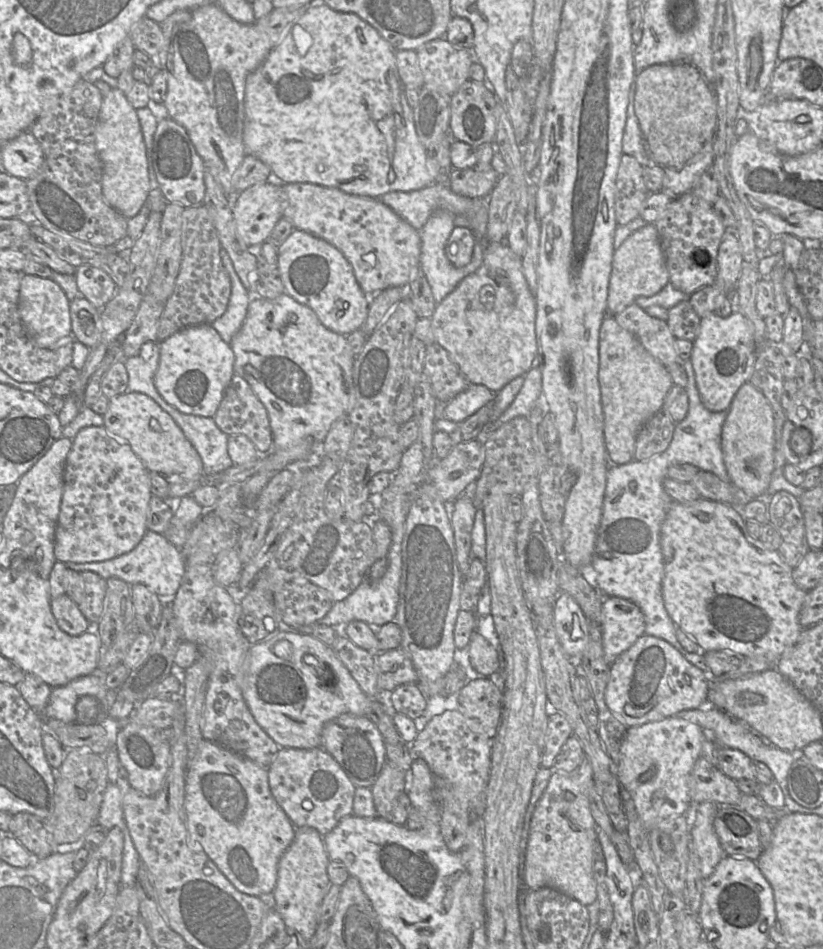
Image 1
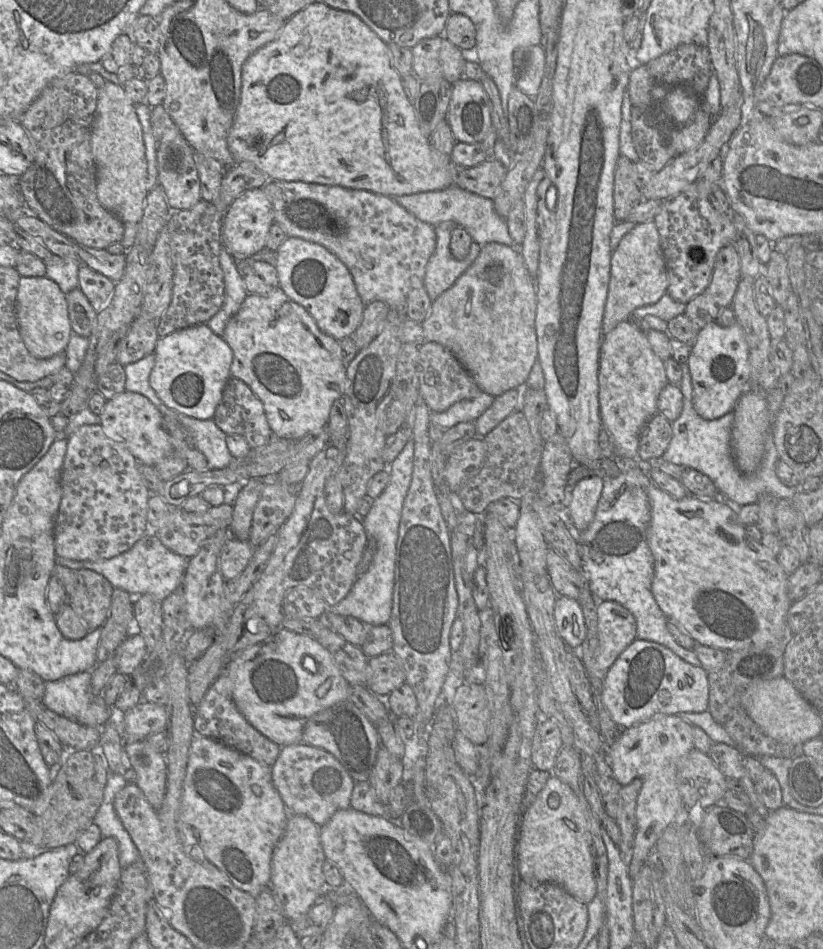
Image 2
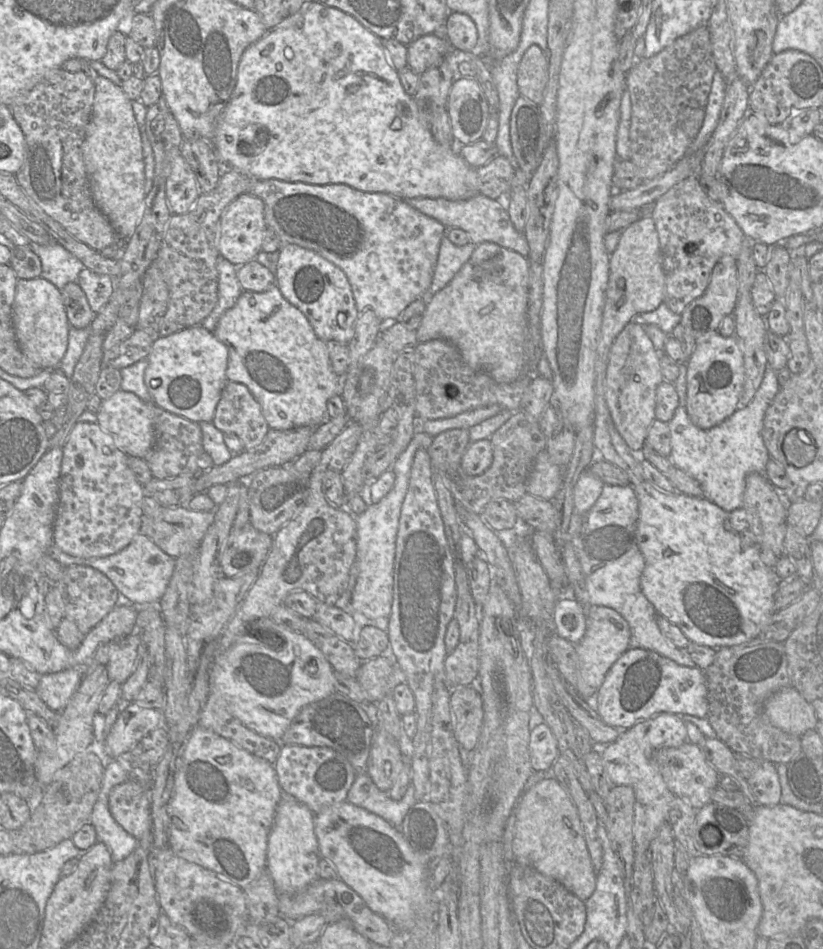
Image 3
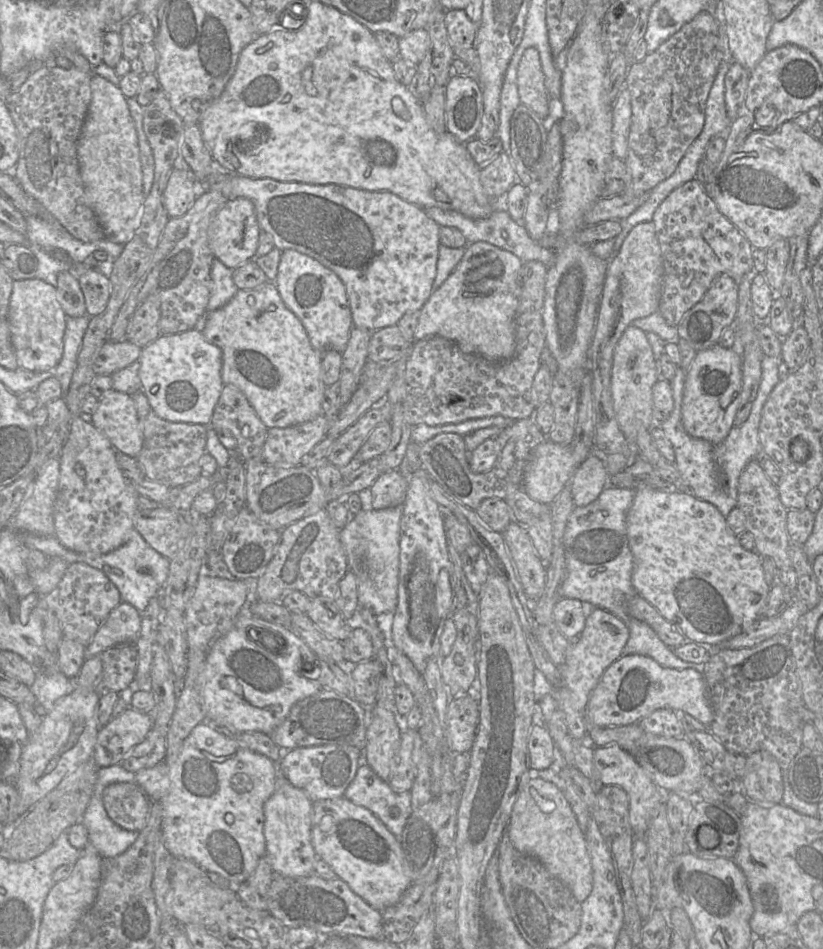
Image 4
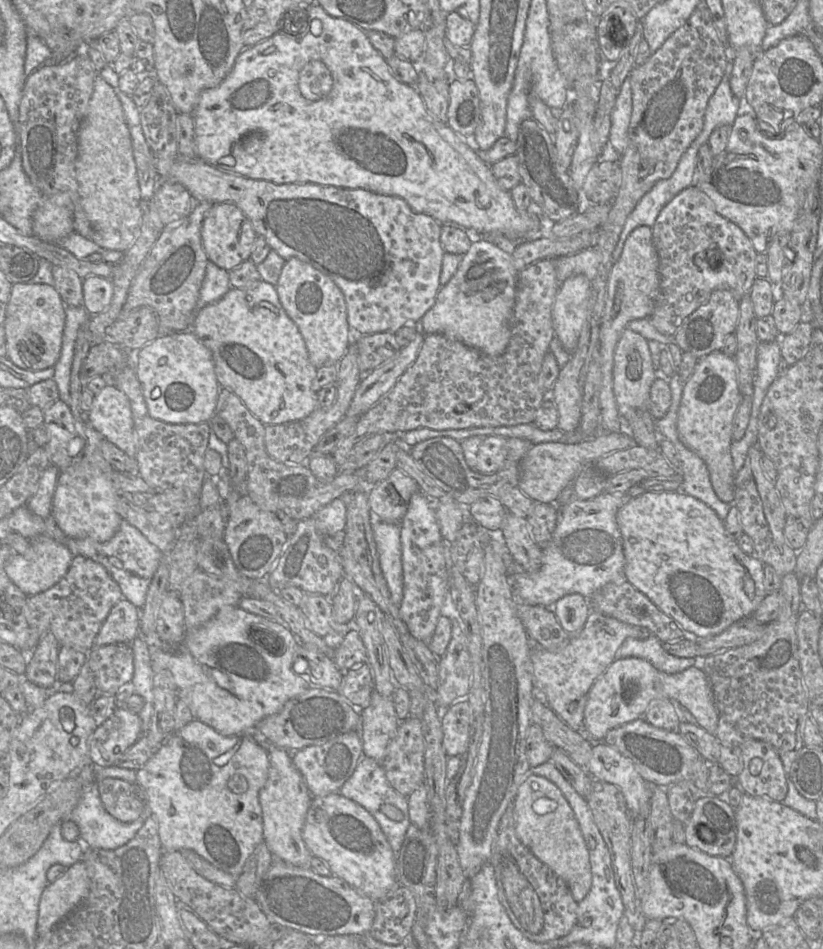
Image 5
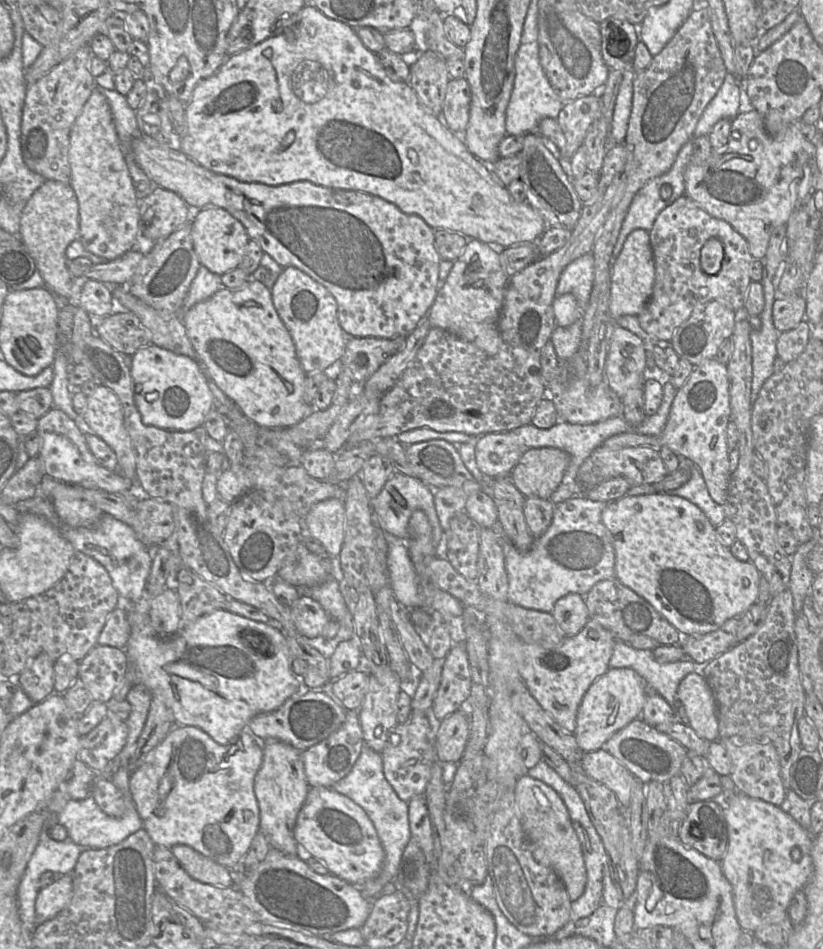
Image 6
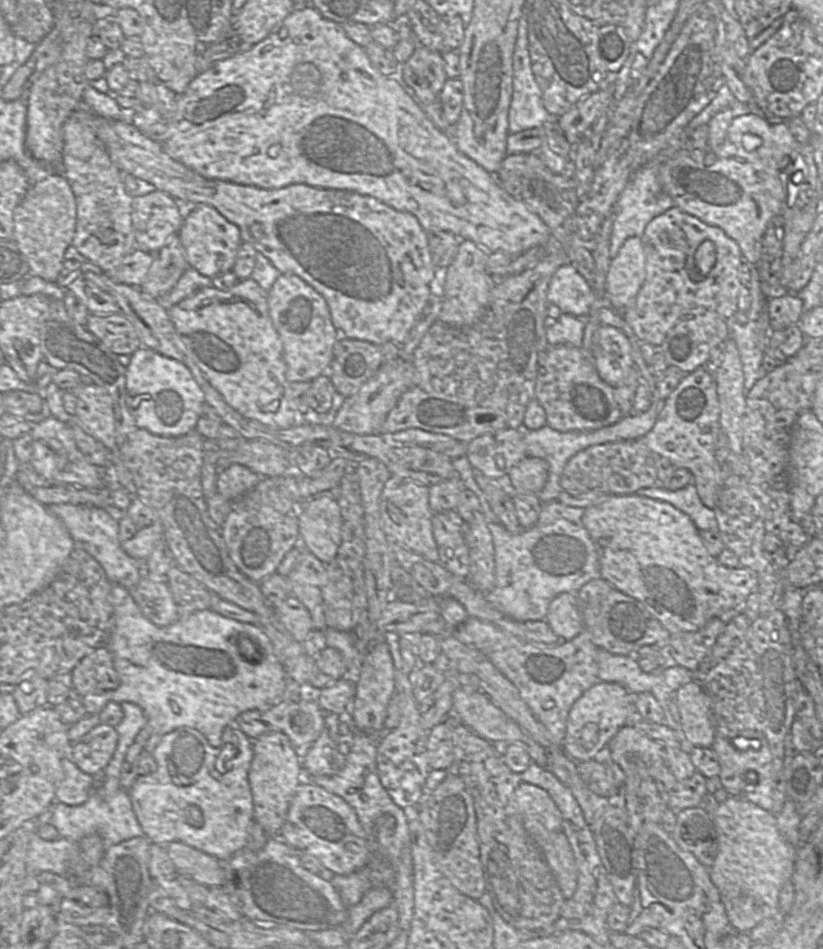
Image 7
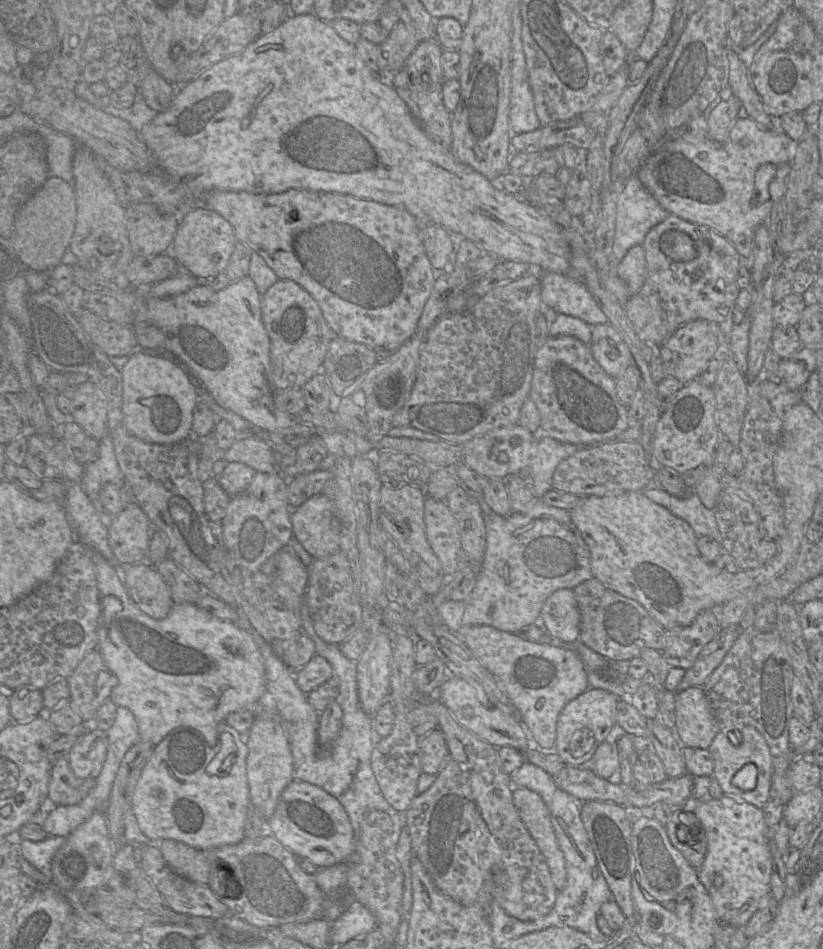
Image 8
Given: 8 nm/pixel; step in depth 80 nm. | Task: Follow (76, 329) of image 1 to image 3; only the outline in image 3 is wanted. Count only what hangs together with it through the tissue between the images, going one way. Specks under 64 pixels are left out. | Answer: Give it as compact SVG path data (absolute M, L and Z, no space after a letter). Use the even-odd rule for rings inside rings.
M78 281L67 283L60 292L70 326L79 329L89 327L96 313Z

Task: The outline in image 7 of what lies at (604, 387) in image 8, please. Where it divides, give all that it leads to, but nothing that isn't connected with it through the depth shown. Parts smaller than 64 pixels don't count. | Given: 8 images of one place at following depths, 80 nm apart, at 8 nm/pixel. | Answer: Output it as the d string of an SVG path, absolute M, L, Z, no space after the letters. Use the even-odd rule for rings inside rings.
M552 345L547 352L538 352L536 399L547 415L547 425L560 432L592 431L619 422L623 414L615 400L615 387L599 375L596 365L582 348Z

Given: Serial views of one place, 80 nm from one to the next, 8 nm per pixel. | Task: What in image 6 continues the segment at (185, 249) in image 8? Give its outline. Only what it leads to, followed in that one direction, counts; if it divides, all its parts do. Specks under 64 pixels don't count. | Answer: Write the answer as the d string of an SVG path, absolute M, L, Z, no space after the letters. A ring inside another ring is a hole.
M207 205L199 210L191 224L194 250L202 266L220 276L239 267L250 238L238 219L223 208Z

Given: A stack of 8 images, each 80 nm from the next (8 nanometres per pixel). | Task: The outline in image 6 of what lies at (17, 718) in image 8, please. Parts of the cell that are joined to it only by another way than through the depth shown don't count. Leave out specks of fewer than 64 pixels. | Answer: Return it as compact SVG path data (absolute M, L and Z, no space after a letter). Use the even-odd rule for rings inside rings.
M42 652L17 676L18 687L34 704L54 693L54 664L50 656Z

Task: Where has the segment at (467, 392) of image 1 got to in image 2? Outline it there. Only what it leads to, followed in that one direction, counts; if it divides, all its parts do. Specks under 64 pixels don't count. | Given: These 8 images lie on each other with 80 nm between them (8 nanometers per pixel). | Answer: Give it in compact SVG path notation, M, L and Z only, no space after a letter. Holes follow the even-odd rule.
M481 391L475 398L461 400L443 412L432 413L430 422L447 430L462 422L476 421L493 400L492 395Z

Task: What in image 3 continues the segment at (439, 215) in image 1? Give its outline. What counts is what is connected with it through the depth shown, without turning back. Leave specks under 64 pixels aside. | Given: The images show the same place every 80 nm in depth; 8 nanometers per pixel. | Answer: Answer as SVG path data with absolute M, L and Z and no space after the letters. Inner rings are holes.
M445 235L440 243L432 282L427 295L432 296L446 287L462 266L470 259L476 245L469 242L464 246L454 245Z

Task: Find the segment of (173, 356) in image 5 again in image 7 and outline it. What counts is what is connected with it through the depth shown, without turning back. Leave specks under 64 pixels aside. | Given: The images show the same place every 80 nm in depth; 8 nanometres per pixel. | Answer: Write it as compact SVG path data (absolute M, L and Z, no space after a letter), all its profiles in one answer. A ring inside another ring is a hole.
M141 346L131 354L131 361L126 367L126 402L139 428L159 436L177 437L196 429L202 406L206 401L202 389L186 365ZM143 394L149 395L150 399L143 400Z

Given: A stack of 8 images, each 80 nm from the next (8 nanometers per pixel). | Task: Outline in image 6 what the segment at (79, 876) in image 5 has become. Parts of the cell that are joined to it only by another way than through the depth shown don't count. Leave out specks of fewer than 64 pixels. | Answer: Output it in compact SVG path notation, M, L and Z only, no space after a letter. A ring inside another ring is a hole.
M60 875L53 883L41 889L35 903L37 925L45 923L60 913L70 902L71 896L71 875Z

